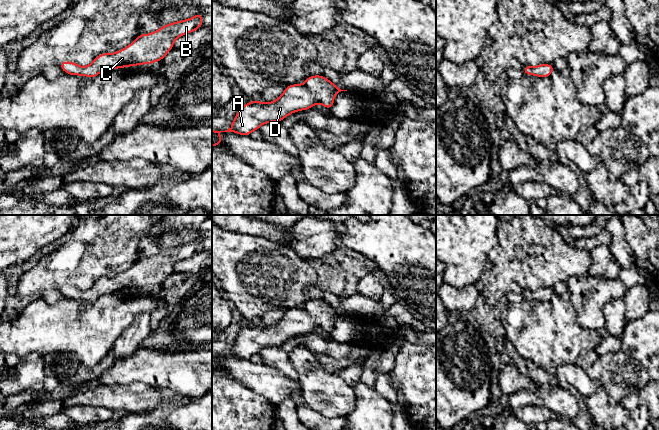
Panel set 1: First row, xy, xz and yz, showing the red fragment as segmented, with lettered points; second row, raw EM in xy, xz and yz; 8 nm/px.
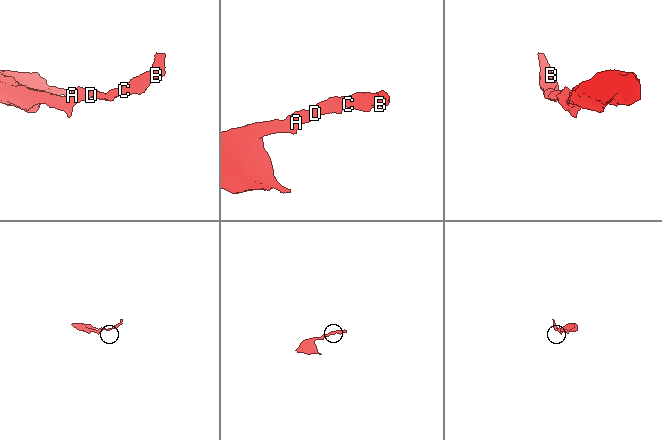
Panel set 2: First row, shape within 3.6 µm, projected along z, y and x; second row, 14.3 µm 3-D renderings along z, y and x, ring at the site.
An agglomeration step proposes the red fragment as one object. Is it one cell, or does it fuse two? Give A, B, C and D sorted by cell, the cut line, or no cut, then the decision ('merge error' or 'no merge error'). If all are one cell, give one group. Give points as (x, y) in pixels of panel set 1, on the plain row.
A B C D; no cut; no merge error

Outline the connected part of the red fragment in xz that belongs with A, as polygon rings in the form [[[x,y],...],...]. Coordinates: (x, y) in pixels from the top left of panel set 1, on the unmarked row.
[[[322,299],[308,300],[304,308],[288,309],[272,326],[262,327],[255,324],[244,328],[239,332],[228,354],[212,354],[212,371],[219,370],[223,366],[220,361],[221,356],[249,360],[265,347],[280,347],[294,336],[313,332],[314,328],[321,328],[331,334],[334,329],[334,320],[341,315],[347,314],[341,314]]]

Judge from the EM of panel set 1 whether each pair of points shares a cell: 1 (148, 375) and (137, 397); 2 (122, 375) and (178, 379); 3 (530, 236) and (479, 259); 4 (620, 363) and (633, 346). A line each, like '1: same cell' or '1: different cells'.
1: different cells
2: same cell
3: different cells
4: different cells

